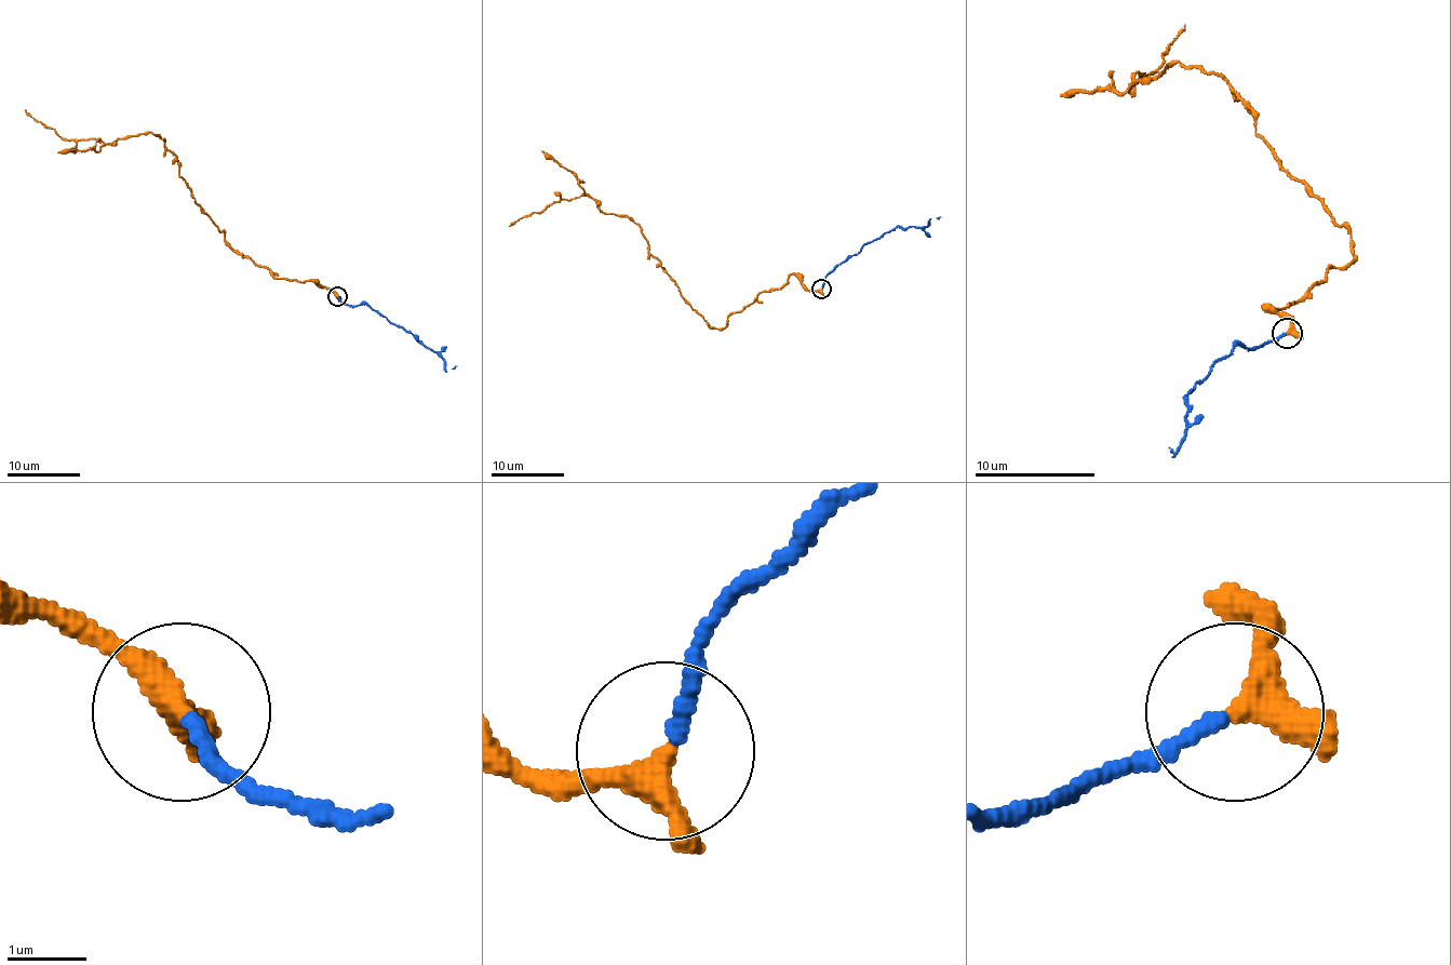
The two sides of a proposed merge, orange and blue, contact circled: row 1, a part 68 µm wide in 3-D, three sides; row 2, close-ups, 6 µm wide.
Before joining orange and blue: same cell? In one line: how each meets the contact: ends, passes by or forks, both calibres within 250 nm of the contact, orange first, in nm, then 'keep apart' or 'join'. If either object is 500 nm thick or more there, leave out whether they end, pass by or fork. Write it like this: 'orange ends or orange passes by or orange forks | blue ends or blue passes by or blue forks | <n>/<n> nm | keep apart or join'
orange passes by | blue ends | 320/190 nm | join

